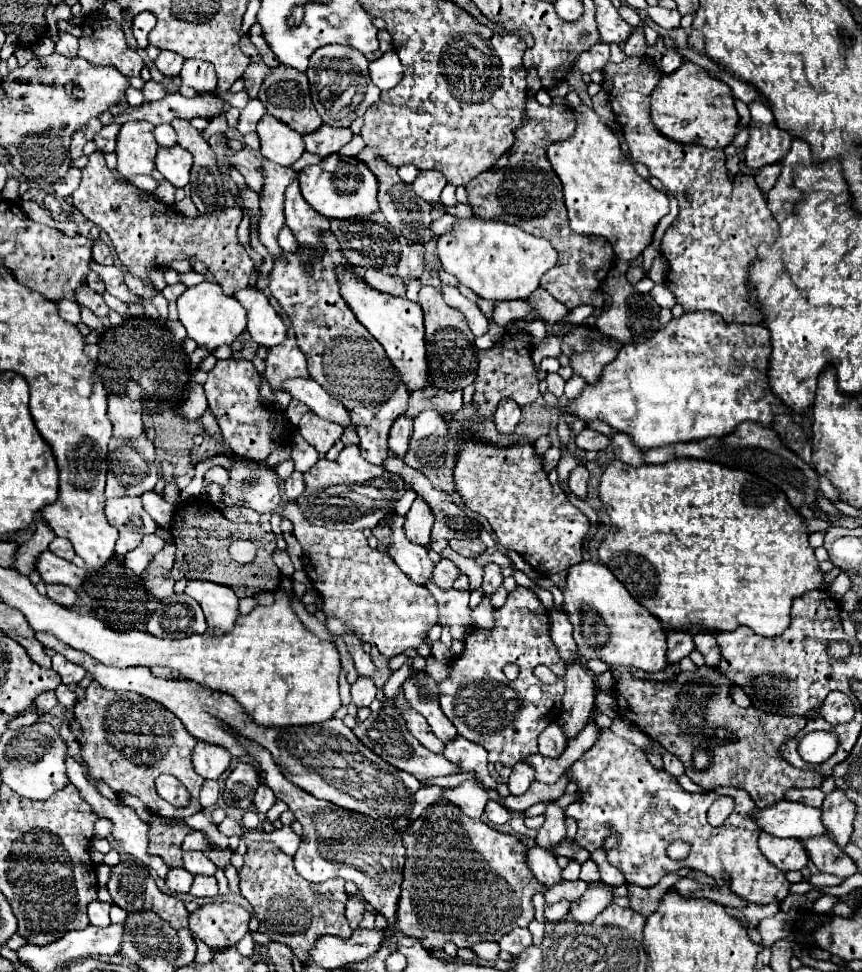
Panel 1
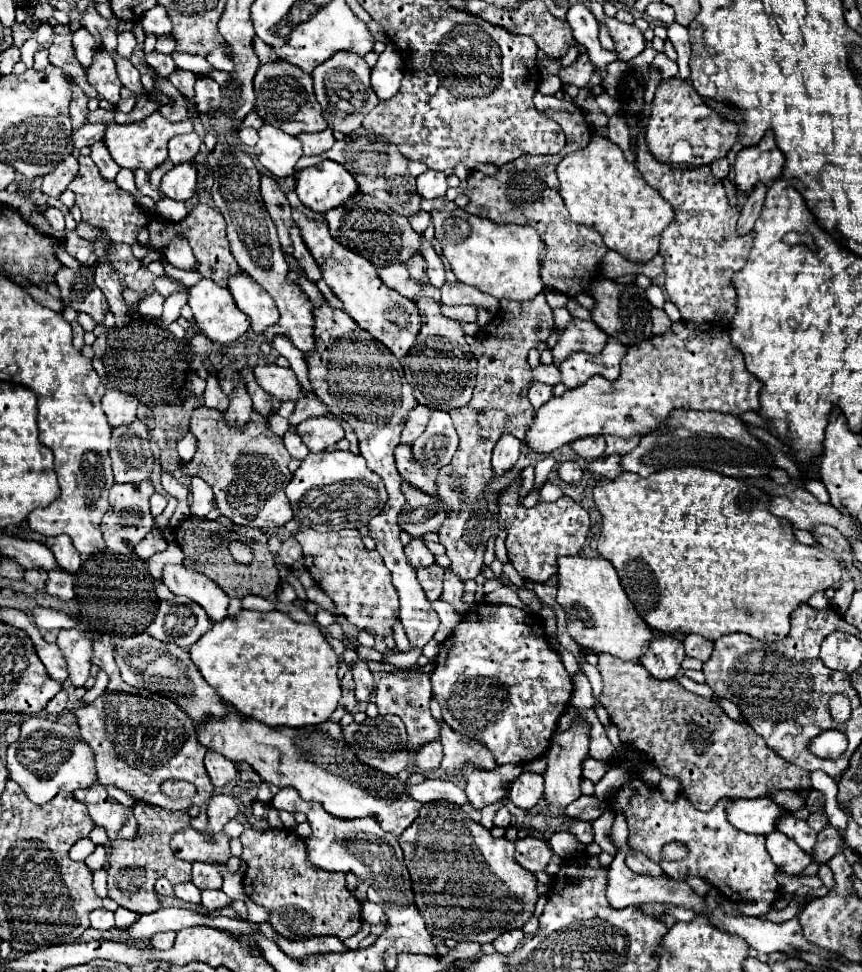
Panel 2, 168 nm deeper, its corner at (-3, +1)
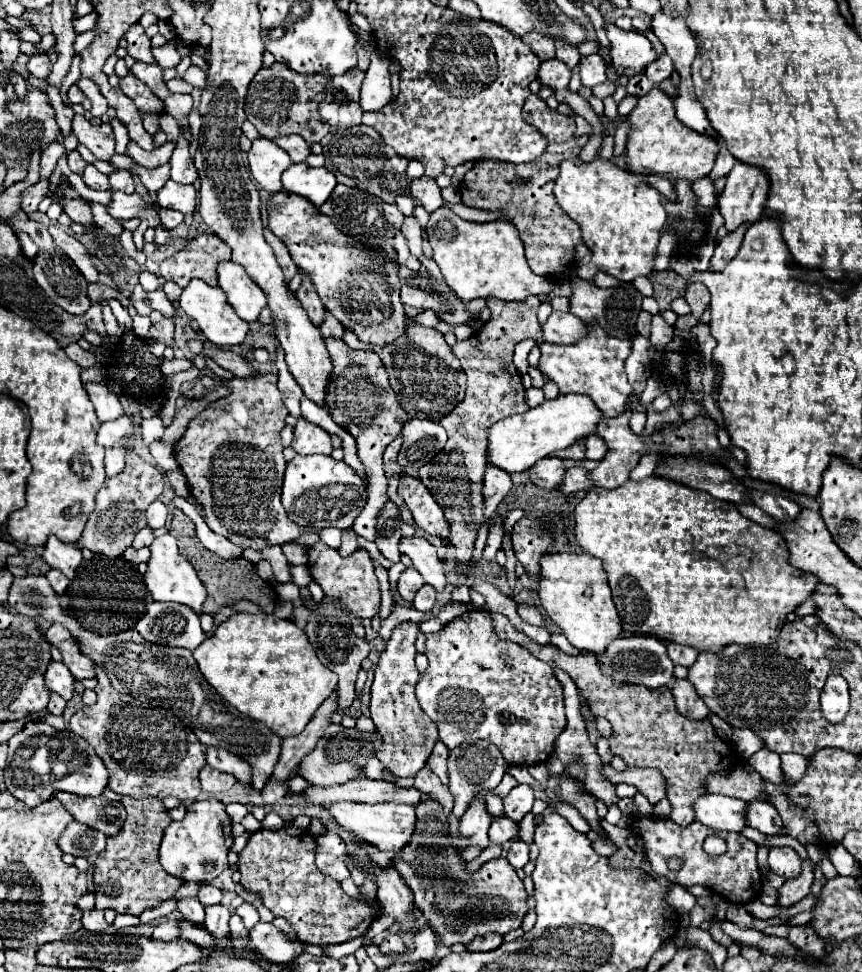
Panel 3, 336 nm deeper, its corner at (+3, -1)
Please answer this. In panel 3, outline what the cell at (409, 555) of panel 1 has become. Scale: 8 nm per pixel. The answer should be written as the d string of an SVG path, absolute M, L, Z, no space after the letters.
M423 585L421 591L415 593L415 599L413 599L415 609L419 609L419 611L429 611L429 609L433 609L433 605L435 605L435 601L437 601L435 595L437 595L437 591L435 591L431 585Z

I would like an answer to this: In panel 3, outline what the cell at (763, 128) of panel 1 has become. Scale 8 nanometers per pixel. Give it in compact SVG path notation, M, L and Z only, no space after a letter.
M735 161L735 167L727 175L727 185L725 185L725 189L719 197L719 203L717 203L721 215L725 217L727 231L735 231L741 223L757 221L763 215L767 195L769 195L769 177L767 177L767 173L759 167L751 167L743 161Z

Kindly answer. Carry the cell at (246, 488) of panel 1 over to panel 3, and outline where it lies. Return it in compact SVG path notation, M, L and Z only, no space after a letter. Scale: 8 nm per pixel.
M259 375L253 379L225 381L229 395L207 405L197 417L191 419L185 435L175 445L175 459L189 481L191 493L205 507L205 523L211 531L231 539L241 549L263 549L267 545L283 545L301 535L301 527L293 523L281 505L281 483L285 473L283 445L279 431L285 427L287 407L277 389L277 375Z

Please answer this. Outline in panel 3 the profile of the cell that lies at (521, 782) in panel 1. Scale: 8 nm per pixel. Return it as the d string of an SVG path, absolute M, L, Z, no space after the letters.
M517 785L515 789L511 789L511 793L503 799L503 807L505 807L505 817L513 819L513 821L521 821L525 813L531 811L535 801L535 791L531 785Z

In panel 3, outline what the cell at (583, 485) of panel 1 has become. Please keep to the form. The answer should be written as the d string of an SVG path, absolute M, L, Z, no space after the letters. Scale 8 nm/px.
M545 457L531 467L531 481L545 489L555 489L565 477L565 463L559 457Z

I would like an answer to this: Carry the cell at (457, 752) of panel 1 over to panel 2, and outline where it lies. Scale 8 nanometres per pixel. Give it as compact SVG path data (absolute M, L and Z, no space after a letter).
M501 765L493 771L481 771L467 767L463 777L467 781L465 793L473 809L483 809L491 803L501 801L507 795L507 785L513 783L521 773L521 765Z

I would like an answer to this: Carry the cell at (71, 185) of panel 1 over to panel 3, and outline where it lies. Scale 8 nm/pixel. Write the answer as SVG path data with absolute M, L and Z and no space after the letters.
M41 179L41 181L37 181L33 187L29 187L25 191L23 201L21 201L21 209L25 213L33 213L47 195L49 195L49 179Z

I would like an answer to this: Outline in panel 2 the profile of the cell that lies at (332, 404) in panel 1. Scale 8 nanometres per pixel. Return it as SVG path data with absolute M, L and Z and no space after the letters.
M257 365L257 367L253 367L253 375L255 375L259 387L277 399L297 401L303 397L299 381L291 369L277 367L277 365L263 365L263 367Z

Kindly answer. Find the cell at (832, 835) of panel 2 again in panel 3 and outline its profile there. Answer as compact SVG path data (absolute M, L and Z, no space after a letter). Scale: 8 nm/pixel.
M809 857L803 859L801 875L795 879L787 879L785 885L779 889L779 905L789 907L809 895L809 889L813 885L813 869L815 869L815 863Z

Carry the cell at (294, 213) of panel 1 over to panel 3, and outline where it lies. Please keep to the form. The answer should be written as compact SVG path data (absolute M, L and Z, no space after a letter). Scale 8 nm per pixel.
M299 271L299 273L301 273L301 277L303 277L303 283L301 283L299 291L297 291L297 297L299 297L301 305L305 307L305 311L309 313L309 319L313 319L313 323L319 325L319 323L323 321L323 311L325 311L325 307L323 307L319 295L317 295L313 283L311 283L311 277L309 277L305 271Z

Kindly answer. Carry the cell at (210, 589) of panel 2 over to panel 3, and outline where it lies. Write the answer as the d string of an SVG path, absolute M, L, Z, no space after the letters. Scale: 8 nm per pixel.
M161 535L153 541L151 545L151 559L147 563L147 573L145 573L145 585L149 589L149 593L153 595L155 601L175 601L175 603L185 603L187 607L191 607L193 611L201 613L201 607L207 599L207 591L205 585L201 583L197 571L191 567L191 563L187 559L181 557L179 549L177 549L177 541L175 537Z

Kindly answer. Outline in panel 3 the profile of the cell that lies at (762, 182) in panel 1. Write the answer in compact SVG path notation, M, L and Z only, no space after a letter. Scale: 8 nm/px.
M743 223L741 227L737 227L735 231L731 231L729 235L725 235L725 237L717 243L715 255L711 257L711 271L723 271L725 265L737 255L745 231L747 231L747 225Z

